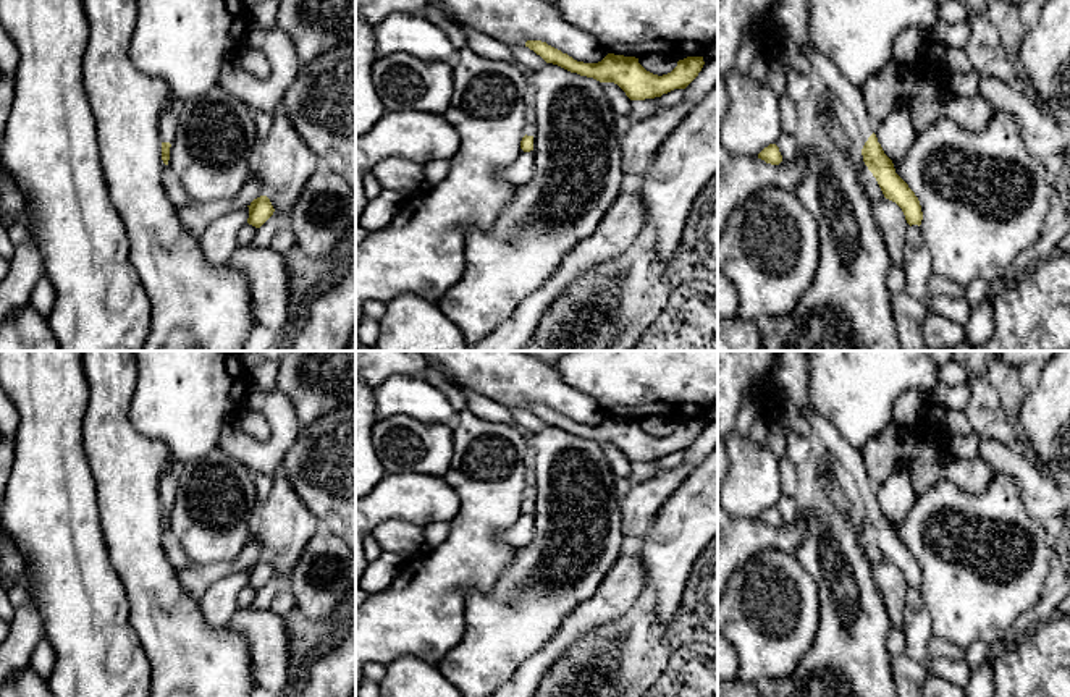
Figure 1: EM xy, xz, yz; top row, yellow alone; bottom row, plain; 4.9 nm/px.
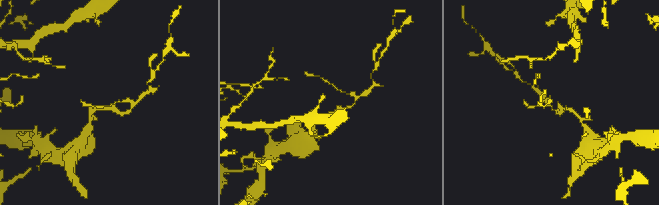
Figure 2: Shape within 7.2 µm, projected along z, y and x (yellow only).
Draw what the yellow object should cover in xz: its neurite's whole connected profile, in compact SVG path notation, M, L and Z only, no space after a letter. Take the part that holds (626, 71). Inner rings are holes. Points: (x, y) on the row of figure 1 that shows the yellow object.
M527 40L525 47L540 55L546 63L600 82L617 84L630 100L655 99L674 89L685 89L705 65L703 57L687 57L679 60L671 73L658 76L647 71L635 57L608 53L598 63L583 63L541 40Z

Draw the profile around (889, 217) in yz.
M883 197L874 201L873 215L886 243L892 267L902 268L905 234L910 228L902 209L895 202Z

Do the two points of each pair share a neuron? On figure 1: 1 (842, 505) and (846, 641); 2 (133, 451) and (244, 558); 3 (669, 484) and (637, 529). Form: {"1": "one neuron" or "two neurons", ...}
{"1": "one neuron", "2": "two neurons", "3": "one neuron"}

